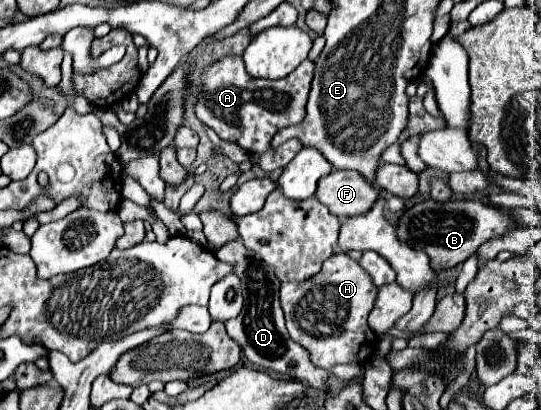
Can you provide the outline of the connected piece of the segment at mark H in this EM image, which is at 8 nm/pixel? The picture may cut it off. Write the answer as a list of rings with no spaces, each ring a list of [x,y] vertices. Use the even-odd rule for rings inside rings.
[[[331,255],[317,277],[297,283],[281,283],[281,305],[289,335],[309,351],[315,367],[333,369],[339,363],[365,363],[375,349],[377,337],[367,325],[369,311],[375,305],[377,287],[369,273],[349,255]],[[375,341],[375,343],[371,343]]]

